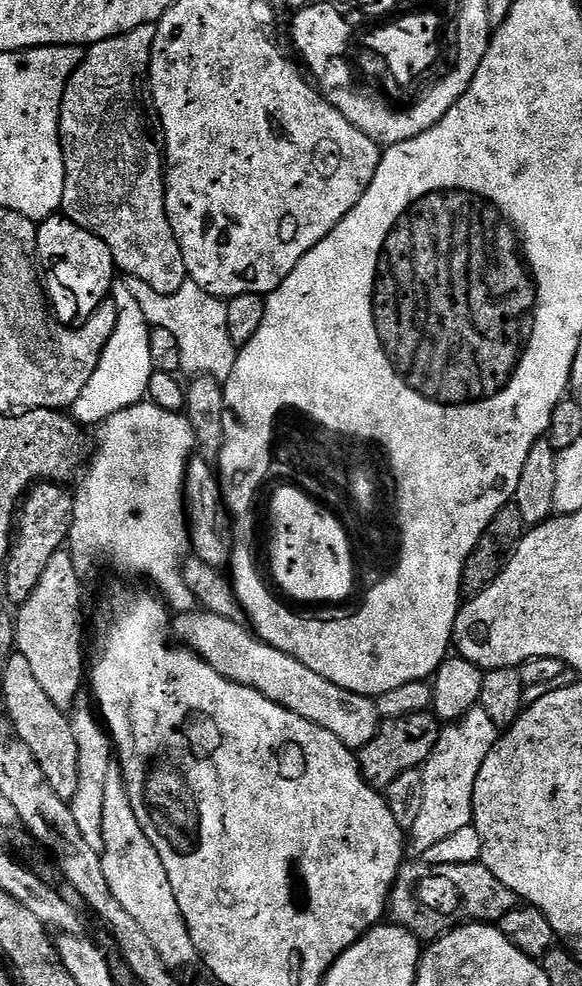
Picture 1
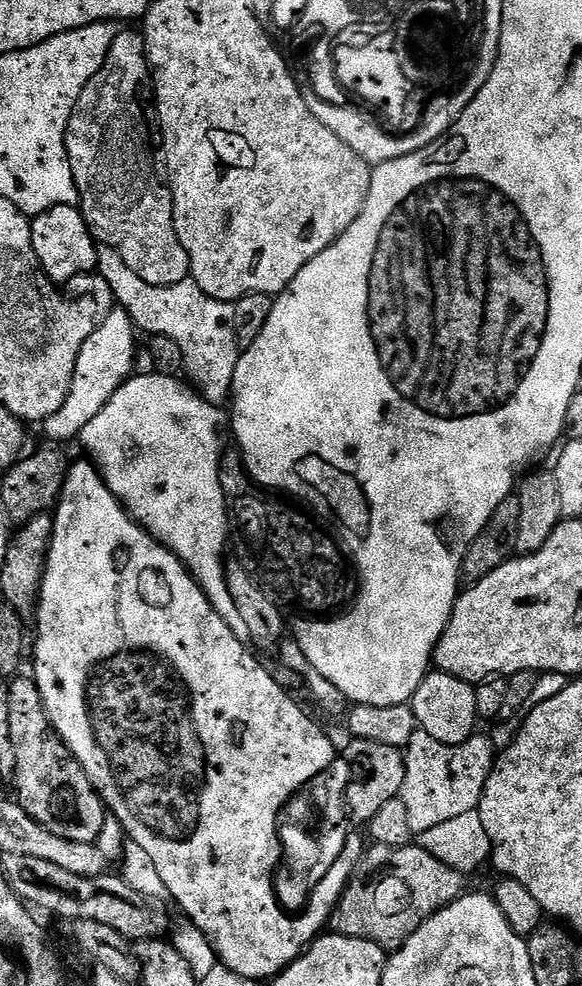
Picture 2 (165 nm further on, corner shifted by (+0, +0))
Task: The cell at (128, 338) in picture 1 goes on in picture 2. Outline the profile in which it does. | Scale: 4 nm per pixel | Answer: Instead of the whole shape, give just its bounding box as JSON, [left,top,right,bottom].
[42,306,138,444]

